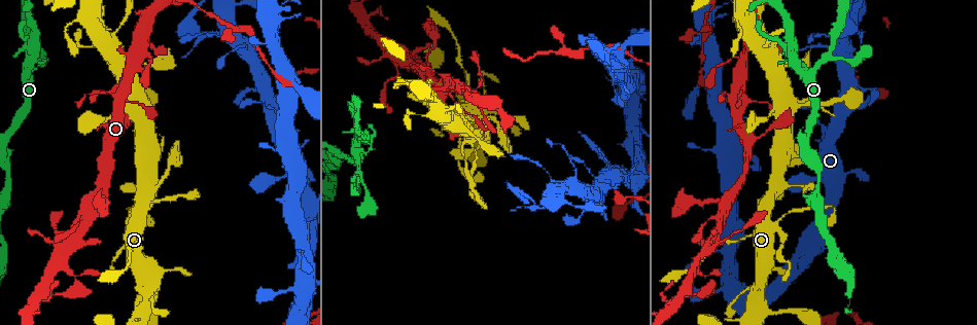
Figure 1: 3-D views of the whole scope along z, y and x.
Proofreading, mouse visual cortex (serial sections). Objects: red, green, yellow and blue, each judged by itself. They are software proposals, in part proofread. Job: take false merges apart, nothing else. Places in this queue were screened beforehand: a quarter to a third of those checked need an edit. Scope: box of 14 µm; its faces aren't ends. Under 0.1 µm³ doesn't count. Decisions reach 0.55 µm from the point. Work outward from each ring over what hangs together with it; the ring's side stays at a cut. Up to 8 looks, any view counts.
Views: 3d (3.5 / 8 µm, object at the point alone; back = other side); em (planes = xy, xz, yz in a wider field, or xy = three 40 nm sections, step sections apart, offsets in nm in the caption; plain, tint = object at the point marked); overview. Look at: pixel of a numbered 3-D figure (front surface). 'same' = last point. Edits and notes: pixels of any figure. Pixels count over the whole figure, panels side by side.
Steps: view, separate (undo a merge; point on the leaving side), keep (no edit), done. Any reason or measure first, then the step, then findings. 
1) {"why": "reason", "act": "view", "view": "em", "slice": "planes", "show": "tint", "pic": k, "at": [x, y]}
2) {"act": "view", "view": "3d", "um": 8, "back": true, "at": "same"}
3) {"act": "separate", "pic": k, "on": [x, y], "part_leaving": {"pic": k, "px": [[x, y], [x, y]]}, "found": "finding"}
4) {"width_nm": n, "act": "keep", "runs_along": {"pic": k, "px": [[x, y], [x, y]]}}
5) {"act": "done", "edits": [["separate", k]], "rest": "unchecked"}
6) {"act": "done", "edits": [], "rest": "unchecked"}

{"why": "two arms in line, one across", "act": "view", "view": "3d", "um": 3.5, "pic": 1, "at": [126, 220]}

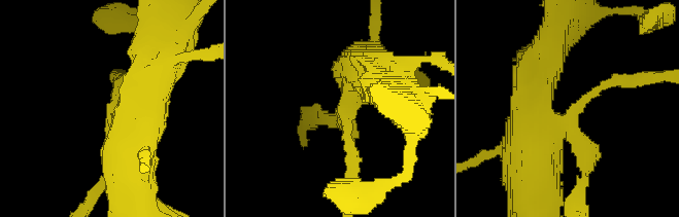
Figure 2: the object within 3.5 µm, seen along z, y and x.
{"arms": 3, "arm_widths_nm": [150, 250, 700], "act": "view", "view": "em", "slice": "xy", "step": 5, "show": "tint", "pic": 2, "at": [110, 116]}

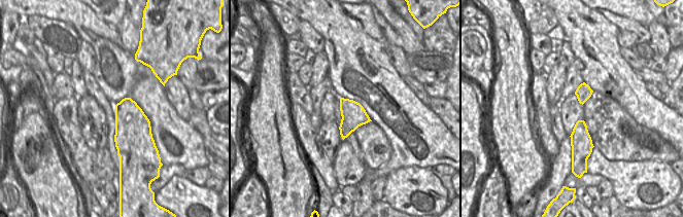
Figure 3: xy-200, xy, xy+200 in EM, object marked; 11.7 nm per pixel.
{"act": "keep", "runs_along": {"pic": 2, "px": [[528, 160], [530, 142], [599, 88], [624, 82]]}, "found": "one cell here"}

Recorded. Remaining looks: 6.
{"why": "sudden change in width", "act": "view", "view": "3d", "um": 3.5, "pic": 1, "at": [622, 54]}

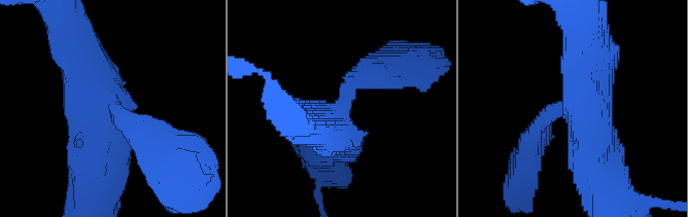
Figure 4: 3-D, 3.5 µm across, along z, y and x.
{"arms": 3, "arm_widths_nm": [250, 450, 500], "act": "view", "view": "em", "slice": "xy", "step": 3, "show": "plain", "pic": 4, "at": [342, 105]}

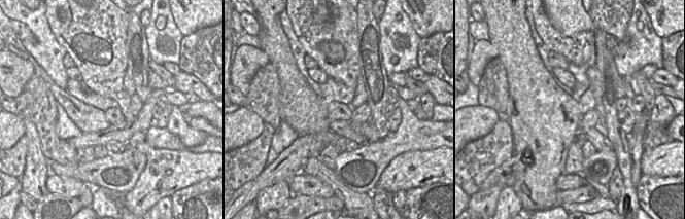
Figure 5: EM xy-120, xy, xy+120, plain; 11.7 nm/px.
{"why": "with the object marked", "act": "view", "view": "em", "slice": "xy", "step": 3, "show": "tint", "at": "same"}

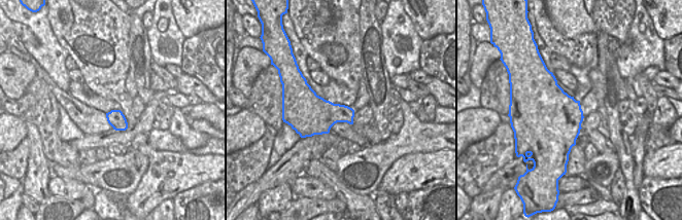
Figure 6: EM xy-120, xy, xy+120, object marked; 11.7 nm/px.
{"act": "keep", "runs_along": {"pic": 4, "px": [[98, 175], [98, 102], [72, 39]]}, "found": "continuous, no second cell"}

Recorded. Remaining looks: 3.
{"why": "sudden change in width", "act": "view", "view": "3d", "um": 3.5, "pic": 1, "at": [523, 195]}

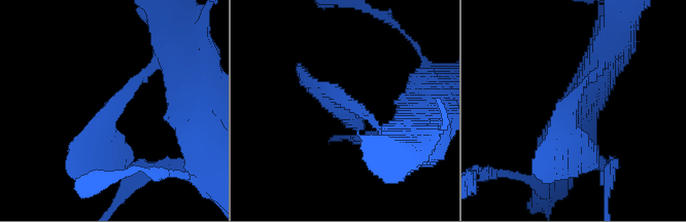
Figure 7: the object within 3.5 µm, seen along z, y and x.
{"why": "need the tissue", "act": "view", "view": "em", "slice": "xy", "step": 3, "show": "tint", "pic": 7, "at": [571, 105]}

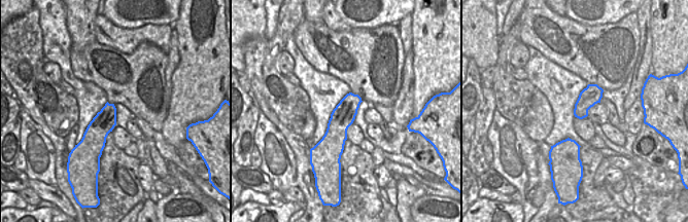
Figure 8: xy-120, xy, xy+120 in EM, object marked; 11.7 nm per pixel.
{"act": "keep", "runs_along": {"pic": 7, "px": [[163, 67], [118, 101], [77, 158]]}, "found": "continuous, no second cell"}

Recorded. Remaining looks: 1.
{"act": "done", "edits": [], "rest": "unchecked"}

